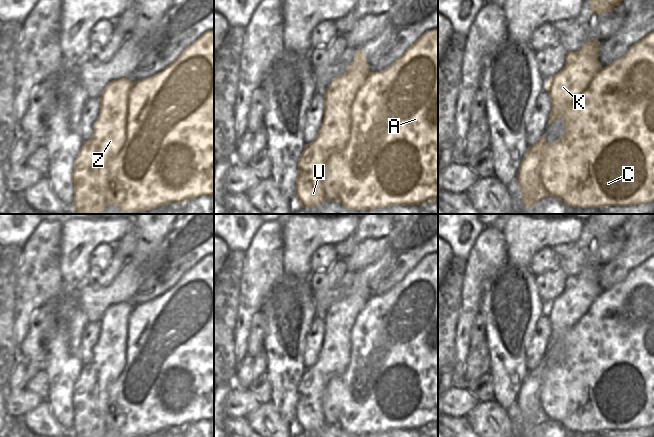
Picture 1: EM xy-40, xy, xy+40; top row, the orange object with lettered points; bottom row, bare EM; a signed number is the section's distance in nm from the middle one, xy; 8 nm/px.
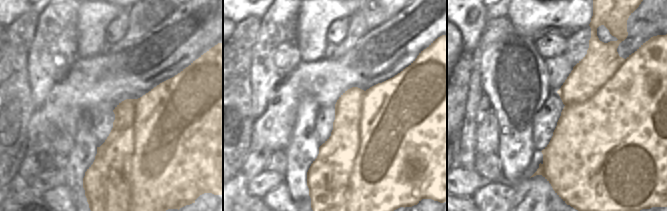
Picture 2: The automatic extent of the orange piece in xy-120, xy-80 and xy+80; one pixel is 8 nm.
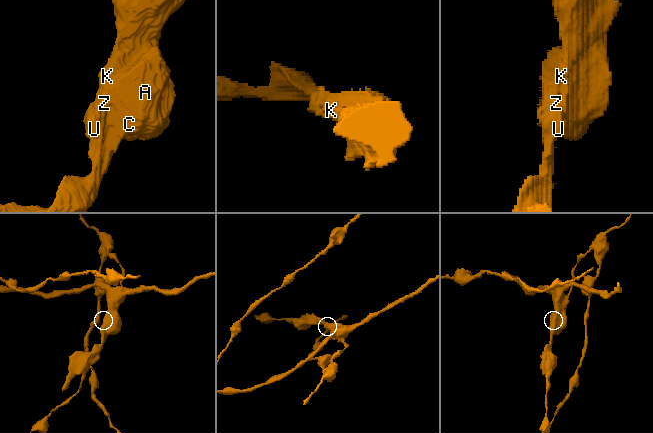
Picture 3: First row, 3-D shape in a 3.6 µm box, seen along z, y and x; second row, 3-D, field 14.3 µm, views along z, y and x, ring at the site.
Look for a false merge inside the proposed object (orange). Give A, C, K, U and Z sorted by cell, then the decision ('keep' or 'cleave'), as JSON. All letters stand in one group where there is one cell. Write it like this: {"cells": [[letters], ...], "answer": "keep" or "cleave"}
{"cells": [["A", "C"], ["K", "U", "Z"]], "answer": "cleave"}

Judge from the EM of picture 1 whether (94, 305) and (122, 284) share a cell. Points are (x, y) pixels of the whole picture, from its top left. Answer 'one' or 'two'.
one

